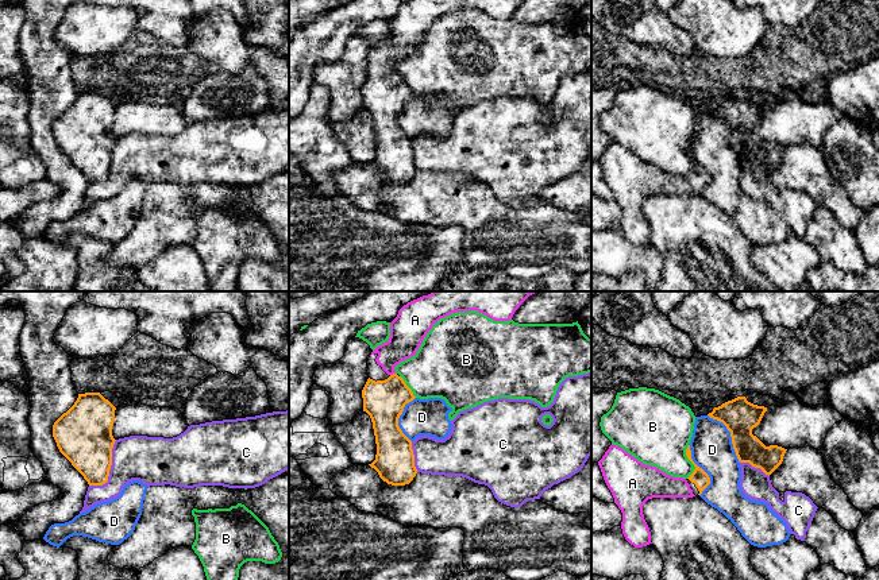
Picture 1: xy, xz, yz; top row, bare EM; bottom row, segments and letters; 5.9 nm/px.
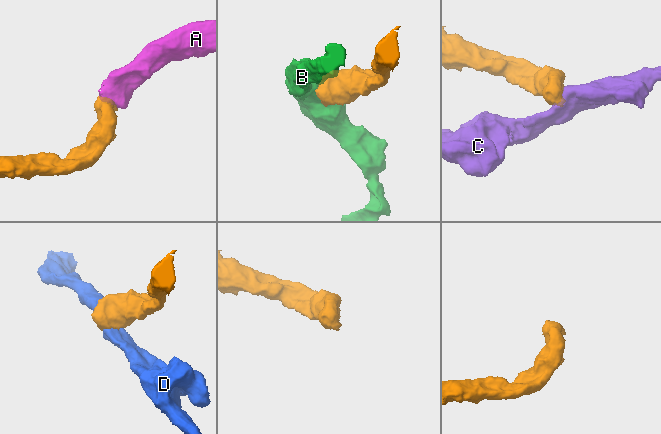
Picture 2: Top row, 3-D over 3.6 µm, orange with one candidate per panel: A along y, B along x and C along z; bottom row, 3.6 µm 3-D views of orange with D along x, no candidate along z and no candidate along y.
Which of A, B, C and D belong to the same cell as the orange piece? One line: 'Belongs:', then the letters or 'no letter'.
Belongs: A

